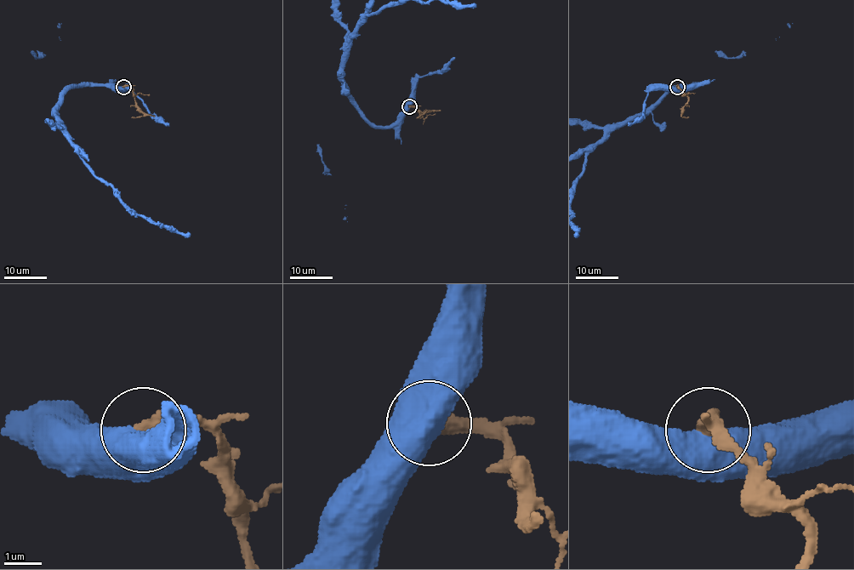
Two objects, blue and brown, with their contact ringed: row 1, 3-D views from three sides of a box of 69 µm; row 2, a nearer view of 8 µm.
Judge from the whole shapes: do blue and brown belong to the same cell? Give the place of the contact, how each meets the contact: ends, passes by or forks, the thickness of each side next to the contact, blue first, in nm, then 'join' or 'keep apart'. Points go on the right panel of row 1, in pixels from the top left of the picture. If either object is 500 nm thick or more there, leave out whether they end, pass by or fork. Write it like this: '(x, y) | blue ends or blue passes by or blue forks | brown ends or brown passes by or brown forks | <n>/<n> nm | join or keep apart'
(677, 87) | 800/400 nm | keep apart

